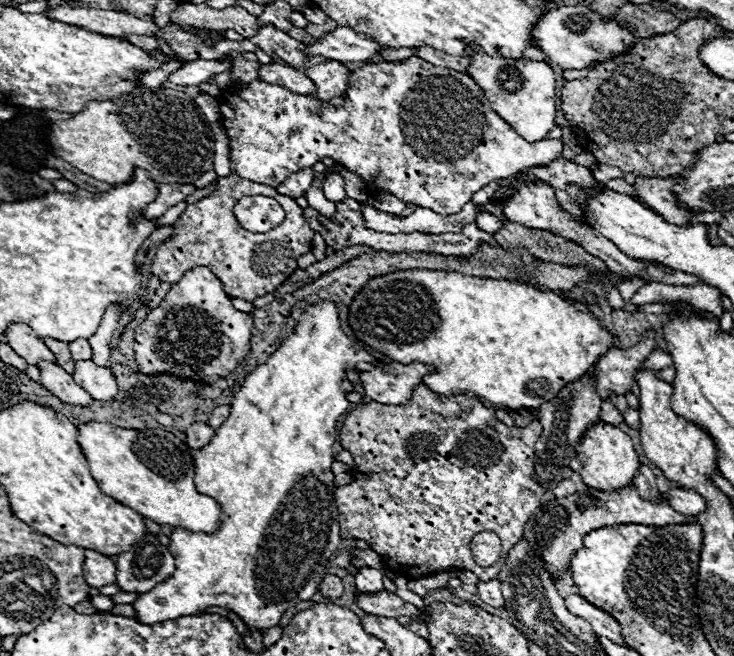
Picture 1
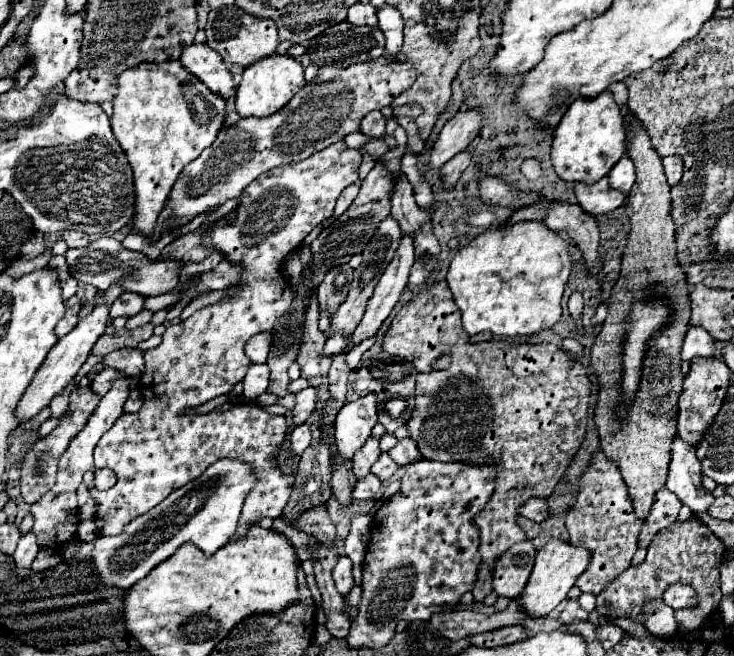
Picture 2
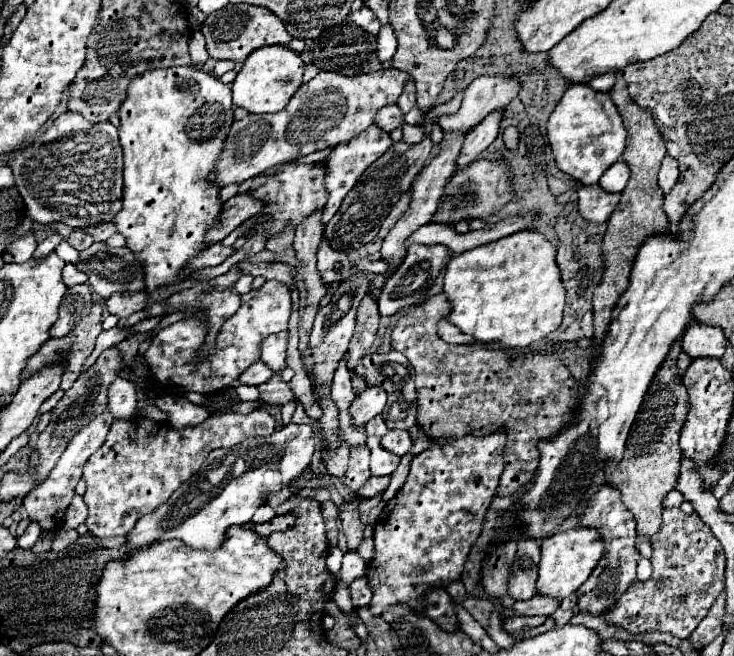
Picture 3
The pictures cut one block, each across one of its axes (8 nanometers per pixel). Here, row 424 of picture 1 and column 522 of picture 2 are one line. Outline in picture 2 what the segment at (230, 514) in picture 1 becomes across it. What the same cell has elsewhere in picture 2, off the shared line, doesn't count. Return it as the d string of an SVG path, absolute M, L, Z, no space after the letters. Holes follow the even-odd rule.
M504 220L498 226L474 236L464 248L456 252L450 262L446 282L454 294L454 302L462 312L462 326L468 334L490 330L496 338L502 336L528 336L552 328L562 316L562 294L572 272L570 242L562 240L556 232L548 230L540 222L524 220L512 224Z

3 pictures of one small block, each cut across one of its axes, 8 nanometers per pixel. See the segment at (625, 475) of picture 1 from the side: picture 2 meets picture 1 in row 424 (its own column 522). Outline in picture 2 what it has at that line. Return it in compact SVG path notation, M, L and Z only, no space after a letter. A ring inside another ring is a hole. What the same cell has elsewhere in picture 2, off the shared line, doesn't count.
M550 540L536 556L536 564L534 570L530 574L530 580L524 588L524 592L518 598L518 604L522 608L522 612L528 618L544 618L548 612L552 612L568 594L568 590L574 586L576 578L586 570L588 562L590 562L590 552L586 552L584 548L574 548L568 542L562 540Z

